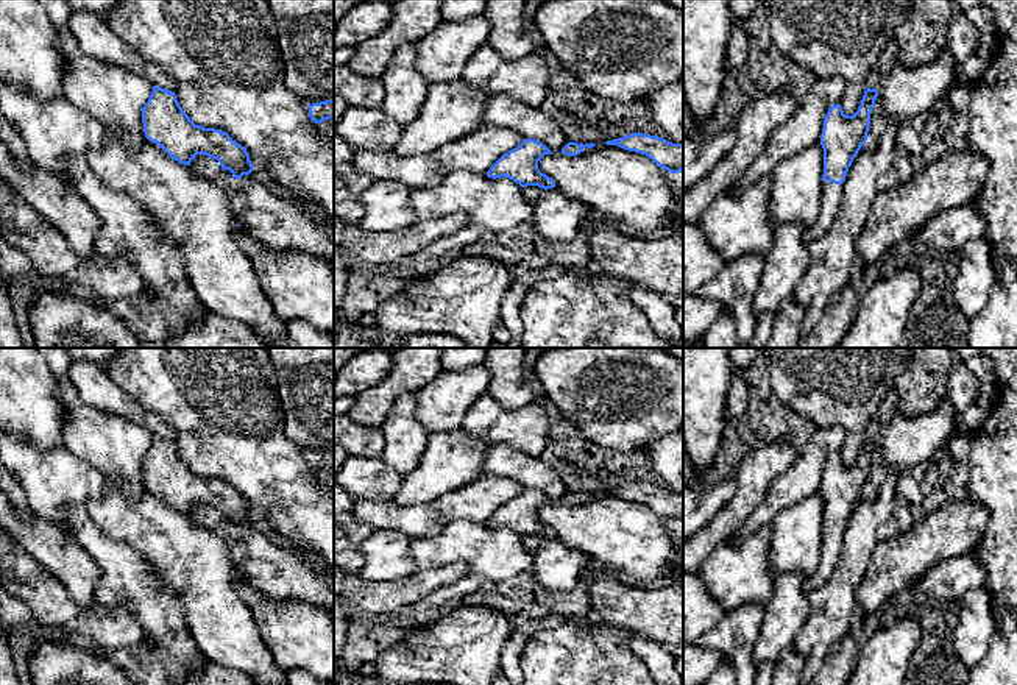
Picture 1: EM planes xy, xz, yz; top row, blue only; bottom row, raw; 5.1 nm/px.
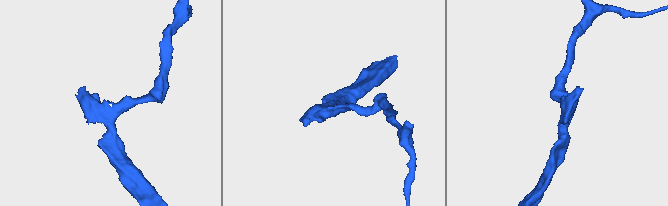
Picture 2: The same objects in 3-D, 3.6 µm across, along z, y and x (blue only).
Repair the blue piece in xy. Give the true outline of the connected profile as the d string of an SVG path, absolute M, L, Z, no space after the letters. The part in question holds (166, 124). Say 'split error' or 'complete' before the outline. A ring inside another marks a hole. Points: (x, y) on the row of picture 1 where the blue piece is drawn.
complete | M153 86L142 108L142 122L145 137L179 164L190 165L197 154L206 154L236 179L254 169L245 147L221 130L195 125L172 91Z

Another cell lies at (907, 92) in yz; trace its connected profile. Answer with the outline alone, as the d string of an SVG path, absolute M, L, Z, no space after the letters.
M948 48L925 66L906 69L894 66L883 81L875 105L888 123L908 123L912 117L928 112L941 103L953 83L955 59Z

